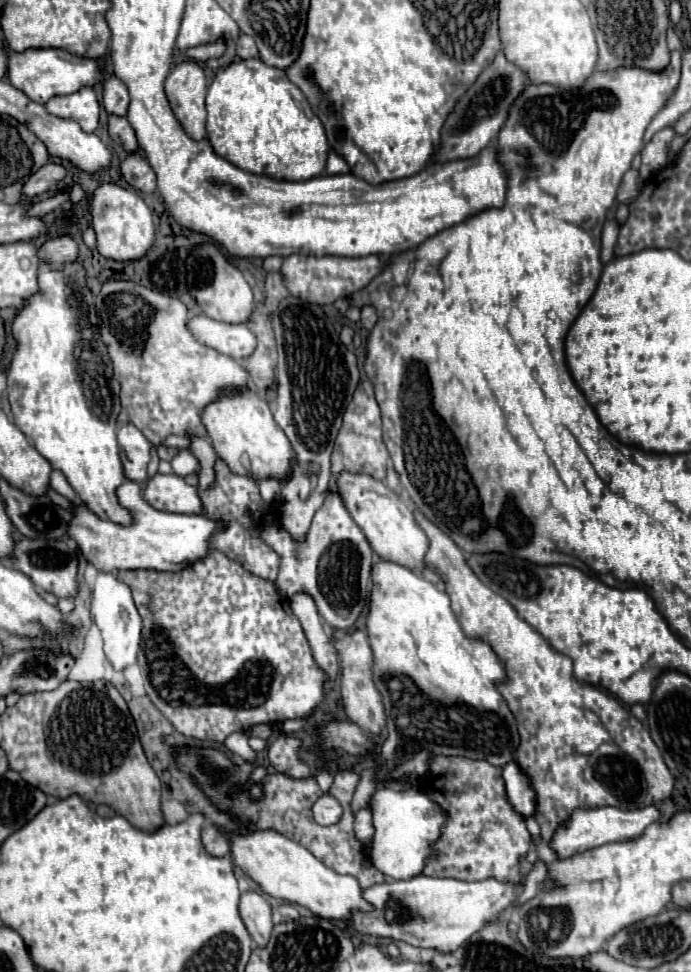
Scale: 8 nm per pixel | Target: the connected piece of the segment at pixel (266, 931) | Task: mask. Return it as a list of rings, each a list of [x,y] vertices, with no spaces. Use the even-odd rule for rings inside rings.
[[[254,891],[244,893],[240,899],[240,915],[256,947],[266,947],[272,933],[272,913],[264,897]]]

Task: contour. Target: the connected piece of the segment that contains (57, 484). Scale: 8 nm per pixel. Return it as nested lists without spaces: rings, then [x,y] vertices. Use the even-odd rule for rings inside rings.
[[[52,471],[50,473],[50,485],[52,485],[52,489],[56,489],[60,495],[64,495],[66,499],[76,499],[76,493],[74,493],[74,489],[70,487],[70,483],[66,481],[66,477],[60,473],[60,471]]]

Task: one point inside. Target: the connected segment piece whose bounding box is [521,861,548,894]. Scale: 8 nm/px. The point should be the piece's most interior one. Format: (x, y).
(532, 882)

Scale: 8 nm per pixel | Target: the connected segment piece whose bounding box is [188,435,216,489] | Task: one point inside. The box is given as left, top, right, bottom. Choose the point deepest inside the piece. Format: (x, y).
(200, 447)

